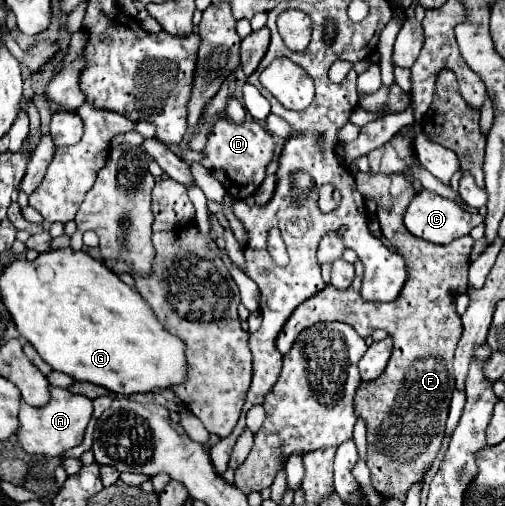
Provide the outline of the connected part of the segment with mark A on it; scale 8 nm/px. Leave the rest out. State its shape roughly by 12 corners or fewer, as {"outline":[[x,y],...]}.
{"outline":[[51,386],[41,408],[21,400],[27,454],[61,456],[83,440],[89,398]]}

